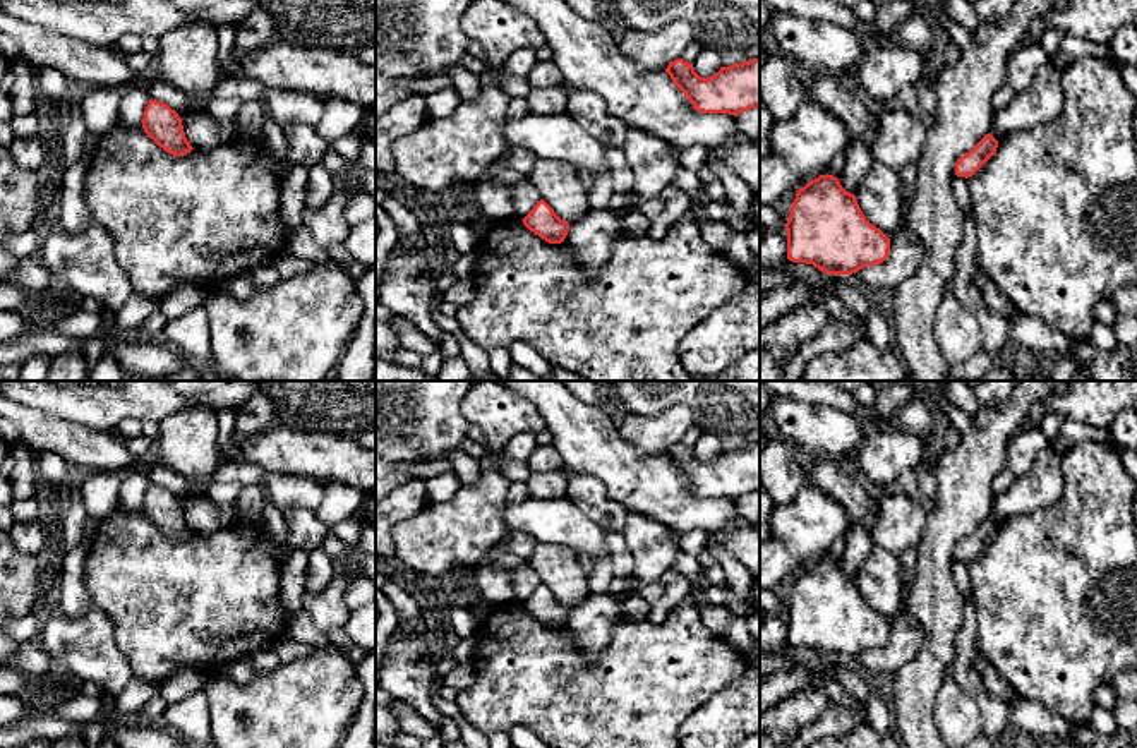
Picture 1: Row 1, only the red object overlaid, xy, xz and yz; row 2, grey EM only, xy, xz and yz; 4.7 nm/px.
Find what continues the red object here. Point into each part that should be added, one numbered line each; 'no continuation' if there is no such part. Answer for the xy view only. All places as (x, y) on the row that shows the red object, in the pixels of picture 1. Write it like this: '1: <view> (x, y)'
no continuation

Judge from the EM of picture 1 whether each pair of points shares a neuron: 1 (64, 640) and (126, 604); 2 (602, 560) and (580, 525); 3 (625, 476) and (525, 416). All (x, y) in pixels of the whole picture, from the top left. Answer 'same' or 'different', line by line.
1: different
2: same
3: different

